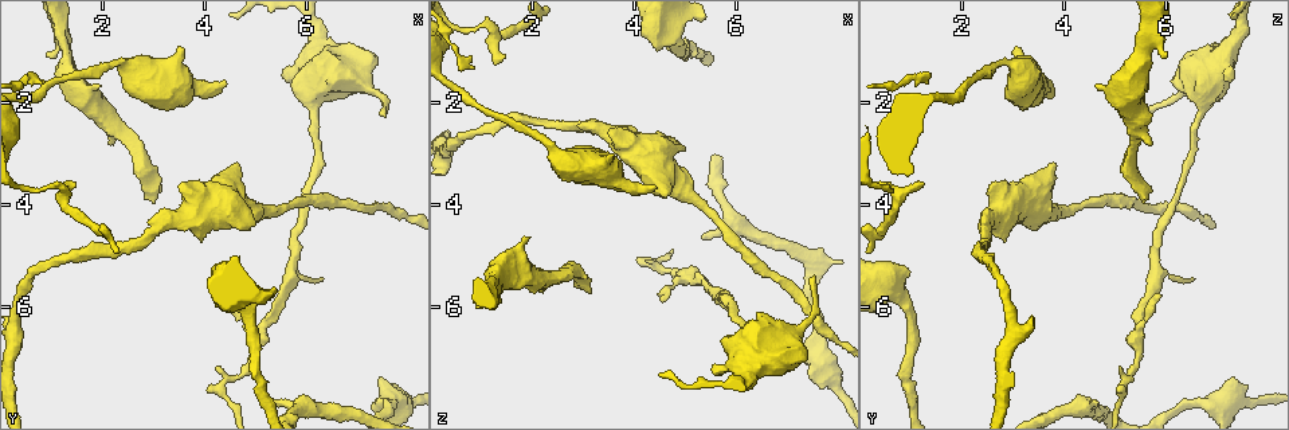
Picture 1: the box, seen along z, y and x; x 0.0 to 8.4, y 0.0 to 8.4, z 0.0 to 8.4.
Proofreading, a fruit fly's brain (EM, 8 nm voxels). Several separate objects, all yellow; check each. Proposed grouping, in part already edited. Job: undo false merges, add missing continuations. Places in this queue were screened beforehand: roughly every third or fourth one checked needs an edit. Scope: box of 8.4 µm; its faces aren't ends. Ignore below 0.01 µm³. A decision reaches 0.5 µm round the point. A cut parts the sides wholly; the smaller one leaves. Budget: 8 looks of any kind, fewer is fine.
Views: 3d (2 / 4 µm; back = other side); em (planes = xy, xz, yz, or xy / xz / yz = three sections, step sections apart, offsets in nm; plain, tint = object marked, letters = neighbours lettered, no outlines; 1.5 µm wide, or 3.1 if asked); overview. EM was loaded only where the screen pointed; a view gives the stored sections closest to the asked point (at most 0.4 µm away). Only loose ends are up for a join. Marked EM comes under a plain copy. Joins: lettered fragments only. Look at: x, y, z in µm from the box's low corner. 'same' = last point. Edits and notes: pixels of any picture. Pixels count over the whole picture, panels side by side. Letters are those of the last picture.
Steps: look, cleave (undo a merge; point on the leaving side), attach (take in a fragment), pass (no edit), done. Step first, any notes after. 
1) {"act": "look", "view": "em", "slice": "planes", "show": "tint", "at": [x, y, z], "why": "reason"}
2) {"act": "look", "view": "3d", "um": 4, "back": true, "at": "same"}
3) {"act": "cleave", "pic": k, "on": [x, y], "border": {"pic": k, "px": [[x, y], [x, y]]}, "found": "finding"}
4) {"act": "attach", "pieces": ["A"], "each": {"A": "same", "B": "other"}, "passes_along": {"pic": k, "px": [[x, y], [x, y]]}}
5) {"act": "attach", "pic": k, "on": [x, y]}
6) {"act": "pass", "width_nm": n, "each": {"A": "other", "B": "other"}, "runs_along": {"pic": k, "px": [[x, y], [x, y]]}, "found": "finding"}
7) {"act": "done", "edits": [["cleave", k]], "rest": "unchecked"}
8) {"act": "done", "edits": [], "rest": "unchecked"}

{"act": "look", "view": "3d", "um": 4, "at": [5.50, 1.50, 7.15], "why": "an open end"}

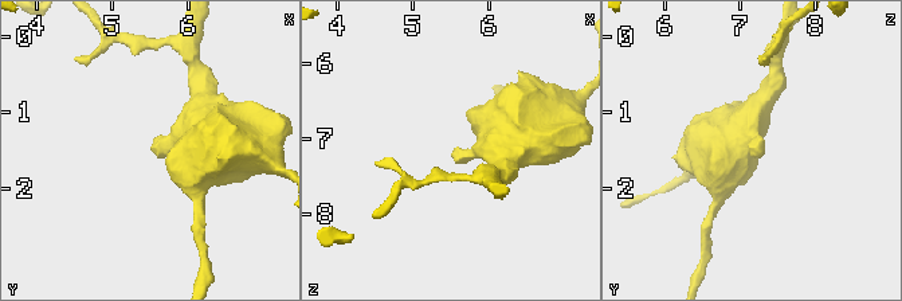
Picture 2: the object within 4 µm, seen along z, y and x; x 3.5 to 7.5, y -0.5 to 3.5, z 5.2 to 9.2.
{"act": "look", "view": "em", "slice": "planes", "show": "letters", "at": [5.55, 1.50, 7.15]}

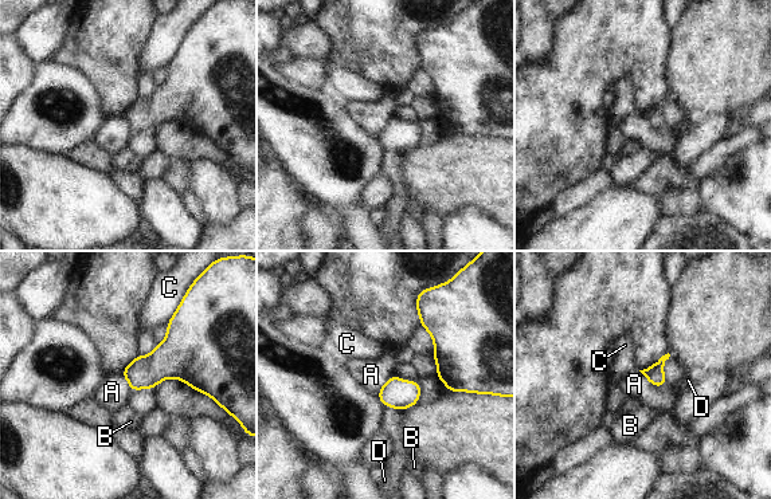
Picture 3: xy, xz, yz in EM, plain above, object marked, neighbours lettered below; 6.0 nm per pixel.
{"act": "attach", "pieces": ["D"], "each": {"A": "other", "B": "other", "C": "other", "D": "same"}, "passes_along": {"pic": 3, "px": [[396, 393], [392, 407], [390, 425]]}, "found": "the neuron continues"}

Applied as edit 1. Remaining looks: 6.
{"act": "look", "view": "3d", "um": 2, "at": [3.00, 3.95, 5.55]}

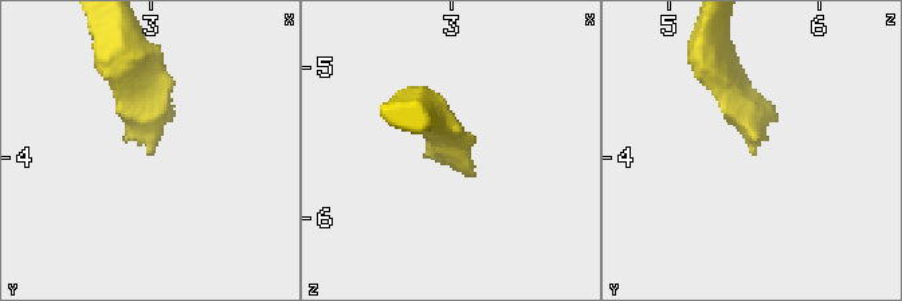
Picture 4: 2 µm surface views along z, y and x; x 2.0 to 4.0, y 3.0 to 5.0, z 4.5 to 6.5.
{"act": "look", "view": "em", "slice": "xy", "step": 4, "show": "tint", "at": [3.00, 3.98, 5.60]}

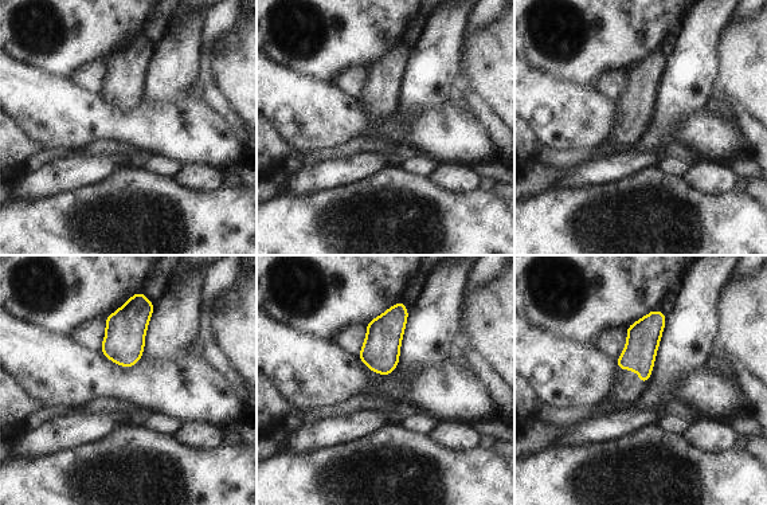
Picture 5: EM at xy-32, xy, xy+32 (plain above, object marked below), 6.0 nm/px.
{"act": "look", "view": "em", "slice": "planes", "show": "letters", "at": "same", "why": "another direction"}

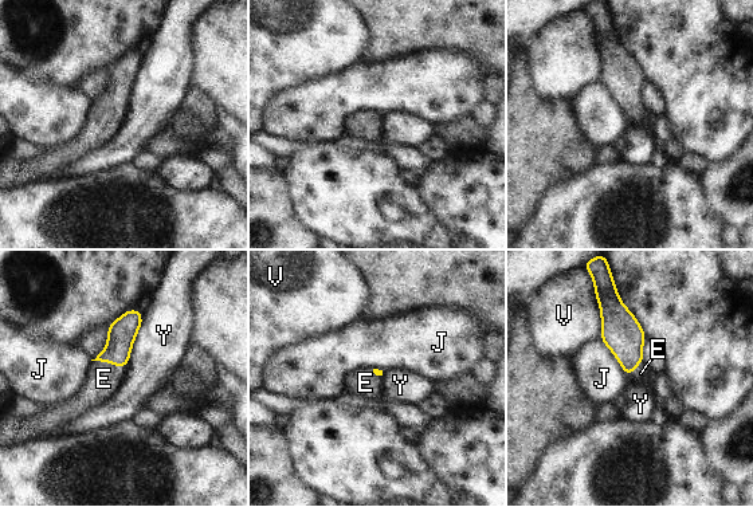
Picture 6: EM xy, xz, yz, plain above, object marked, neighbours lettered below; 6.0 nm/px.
{"act": "attach", "pieces": ["E"], "each": {"E": "same", "J": "other", "V": "other", "Y": "other"}, "passes_along": {"pic": 6, "px": [[121, 334], [108, 362], [104, 378]]}, "found": "the neuron continues"}

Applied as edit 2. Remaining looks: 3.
{"act": "look", "view": "overview"}

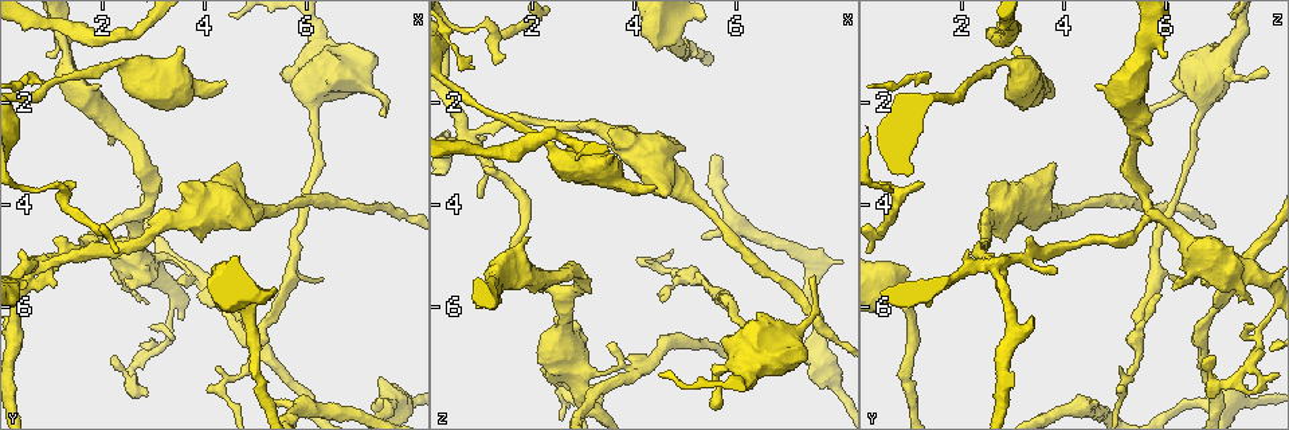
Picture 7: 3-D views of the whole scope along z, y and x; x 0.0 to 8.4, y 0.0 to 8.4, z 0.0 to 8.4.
{"act": "look", "view": "em", "slice": "planes", "show": "tint", "at": [2.60, 5.60, 6.15], "why": "an open end"}

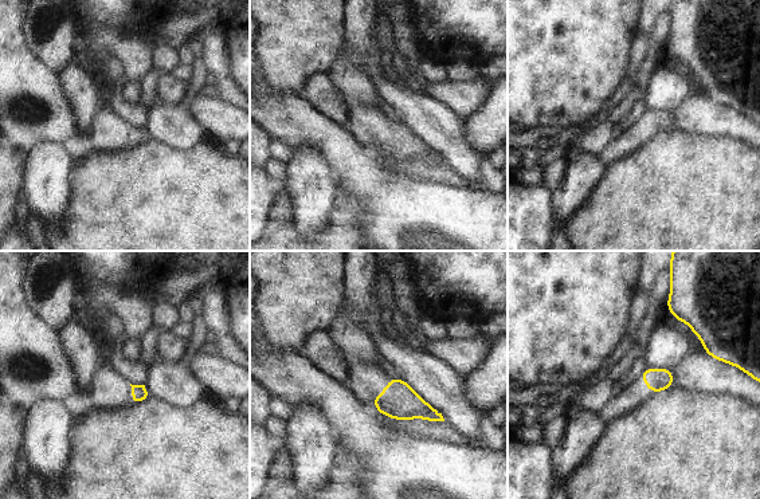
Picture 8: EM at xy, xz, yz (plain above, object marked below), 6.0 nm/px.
{"act": "look", "view": "em", "slice": "planes", "show": "letters", "at": "same", "why": "what lies round it"}

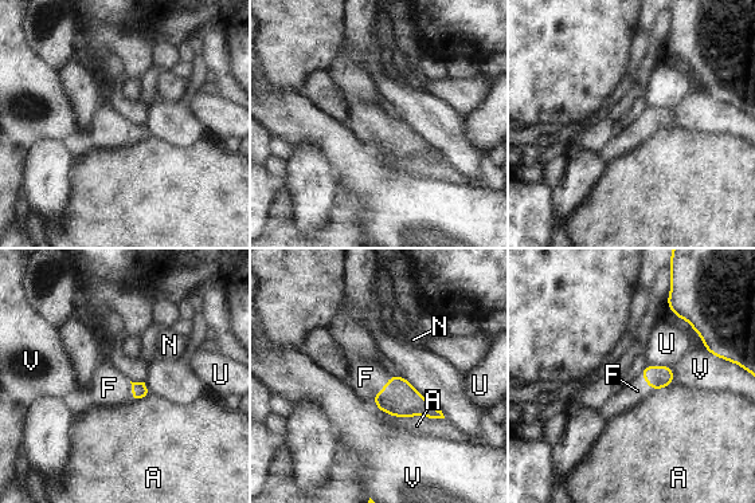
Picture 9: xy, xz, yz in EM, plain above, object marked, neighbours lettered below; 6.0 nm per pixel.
{"act": "attach", "pieces": ["F"], "each": {"A": "other", "F": "same", "N": "other", "U": "other", "V": "other"}, "passes_along": {"pic": 9, "px": [[399, 399], [382, 389], [366, 377]]}, "found": "it goes on there"}

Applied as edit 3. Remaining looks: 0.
{"act": "done", "edits": [["attach", 3], ["attach", 6], ["attach", 9]], "rest": "unchecked"}

